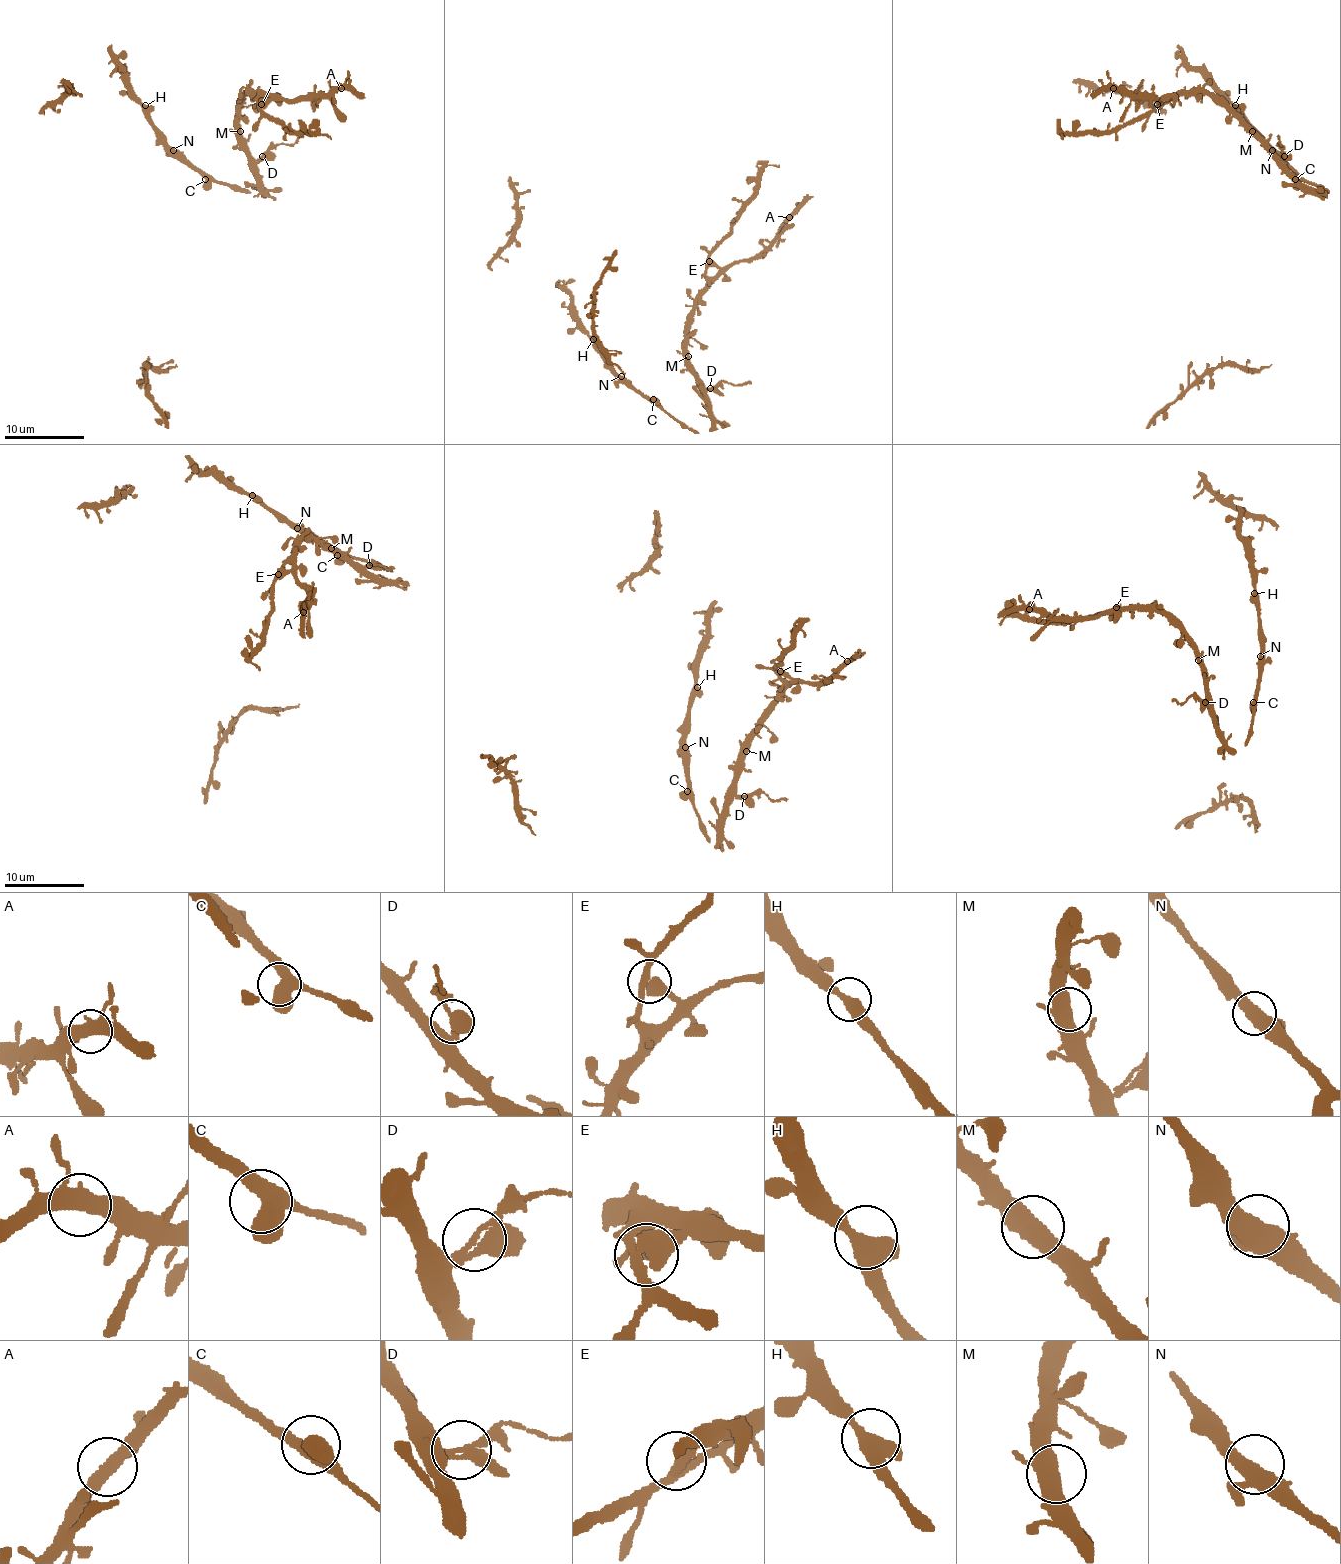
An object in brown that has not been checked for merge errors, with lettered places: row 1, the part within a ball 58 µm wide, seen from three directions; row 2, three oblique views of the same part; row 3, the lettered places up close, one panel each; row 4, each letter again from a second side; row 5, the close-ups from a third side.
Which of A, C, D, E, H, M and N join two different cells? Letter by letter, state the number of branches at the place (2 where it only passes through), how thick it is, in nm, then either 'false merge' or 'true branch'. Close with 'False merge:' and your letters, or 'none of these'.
A: 3 | 400 nm | true branch
C: 3 | 460 nm | true branch
D: 3 | 280 nm | false merge
E: 3 | 400 nm | true branch
H: 3 | 400 nm | true branch
M: 3 | 460 nm | true branch
N: 3 | 440 nm | true branch
False merge: D

